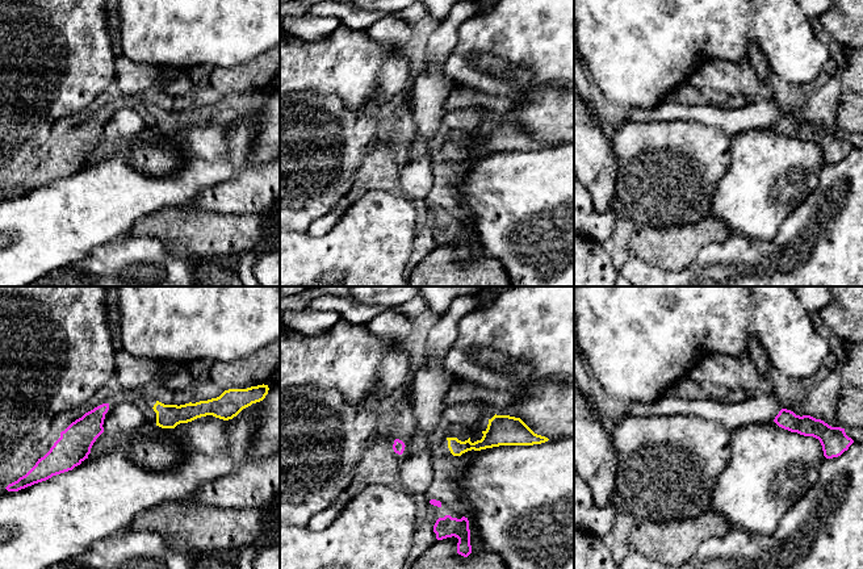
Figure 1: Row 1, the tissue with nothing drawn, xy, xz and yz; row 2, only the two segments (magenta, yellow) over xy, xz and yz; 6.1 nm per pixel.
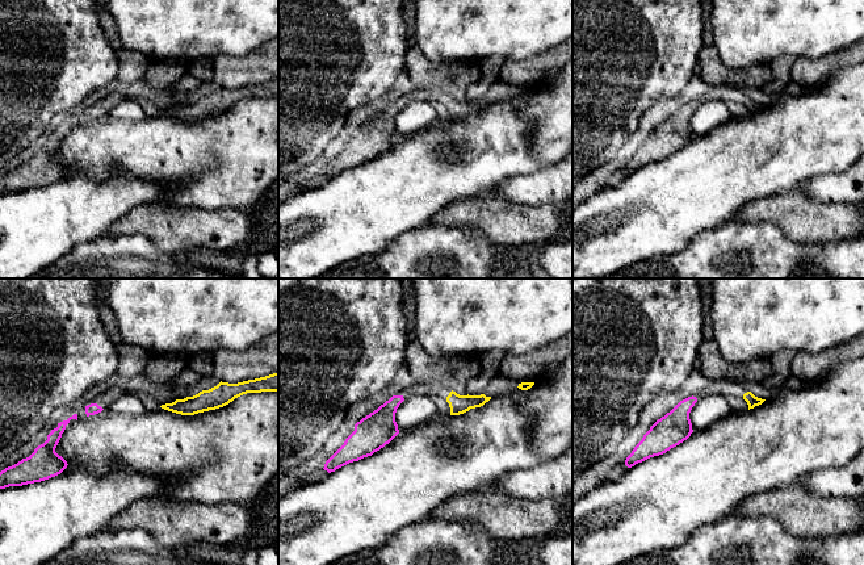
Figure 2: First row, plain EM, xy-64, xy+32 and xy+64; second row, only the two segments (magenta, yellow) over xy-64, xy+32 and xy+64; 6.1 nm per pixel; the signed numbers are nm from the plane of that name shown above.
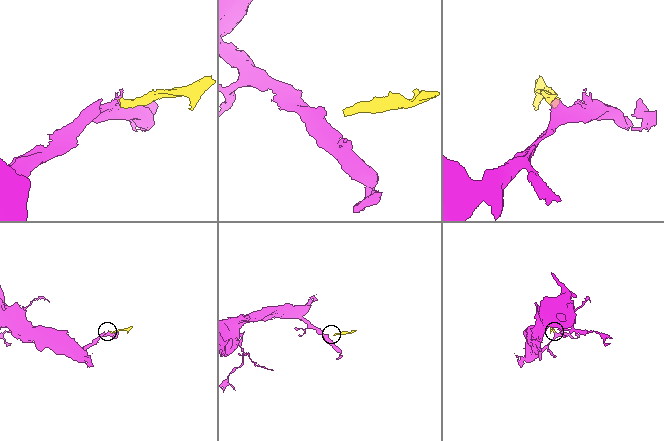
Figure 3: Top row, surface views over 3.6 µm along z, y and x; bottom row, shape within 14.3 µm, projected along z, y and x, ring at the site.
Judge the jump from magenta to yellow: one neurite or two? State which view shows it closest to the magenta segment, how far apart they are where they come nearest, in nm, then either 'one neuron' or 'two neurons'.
view xz; gap 260 nm; one neuron

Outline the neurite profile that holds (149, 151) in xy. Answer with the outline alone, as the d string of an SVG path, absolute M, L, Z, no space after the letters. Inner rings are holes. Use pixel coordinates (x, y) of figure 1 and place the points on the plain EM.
M146 130L135 137L116 139L102 138L91 154L88 163L125 152L130 163L139 171L151 176L166 176L175 172L184 162L179 147L169 145L164 134Z

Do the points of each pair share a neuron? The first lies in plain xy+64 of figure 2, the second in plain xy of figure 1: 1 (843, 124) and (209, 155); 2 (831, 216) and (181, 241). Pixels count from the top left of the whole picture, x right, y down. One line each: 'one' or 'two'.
1: one
2: one

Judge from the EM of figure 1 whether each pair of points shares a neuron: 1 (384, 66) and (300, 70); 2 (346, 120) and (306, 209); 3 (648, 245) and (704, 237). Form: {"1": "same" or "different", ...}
{"1": "same", "2": "same", "3": "same"}

